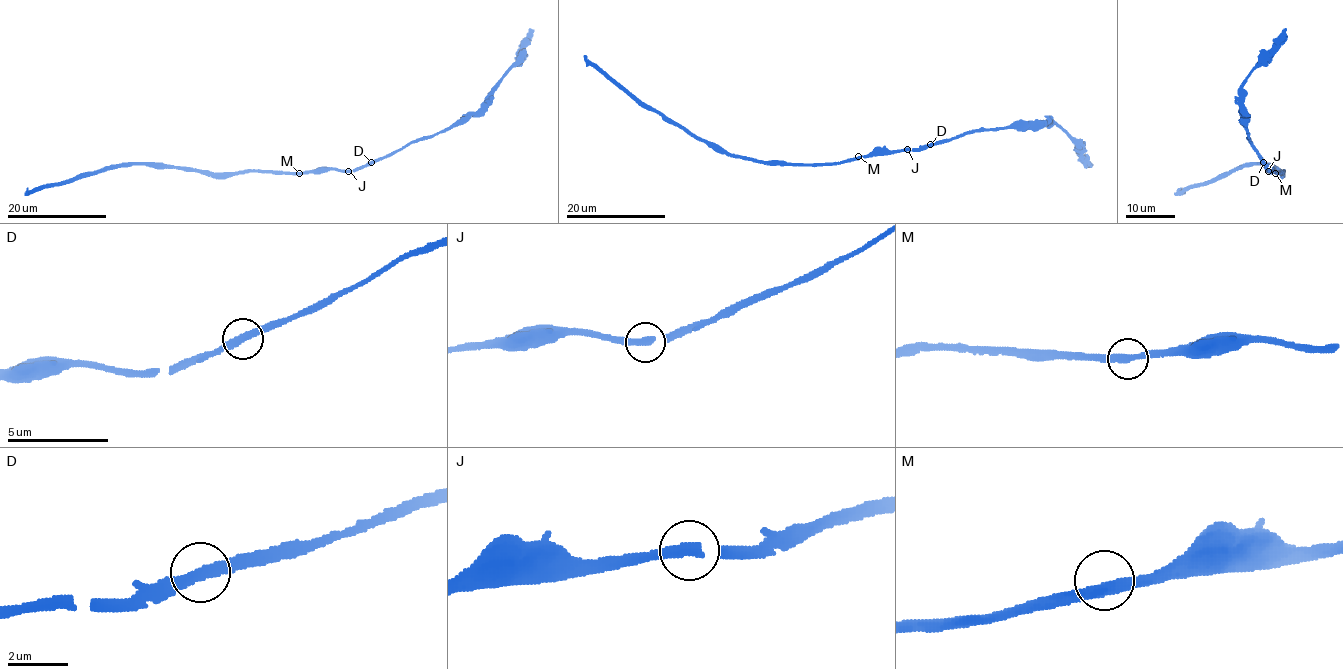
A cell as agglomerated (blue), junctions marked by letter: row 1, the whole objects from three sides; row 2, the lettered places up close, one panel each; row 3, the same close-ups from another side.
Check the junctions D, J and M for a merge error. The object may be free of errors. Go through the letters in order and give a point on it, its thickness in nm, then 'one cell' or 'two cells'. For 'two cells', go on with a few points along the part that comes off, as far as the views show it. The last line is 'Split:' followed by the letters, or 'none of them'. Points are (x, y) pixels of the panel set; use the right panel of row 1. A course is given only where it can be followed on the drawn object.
D: place (1263, 162); calibre 360 nm; one cell
J: place (1268, 171); calibre 300 nm; one cell
M: place (1275, 173); calibre 360 nm; one cell
Split: none of them

